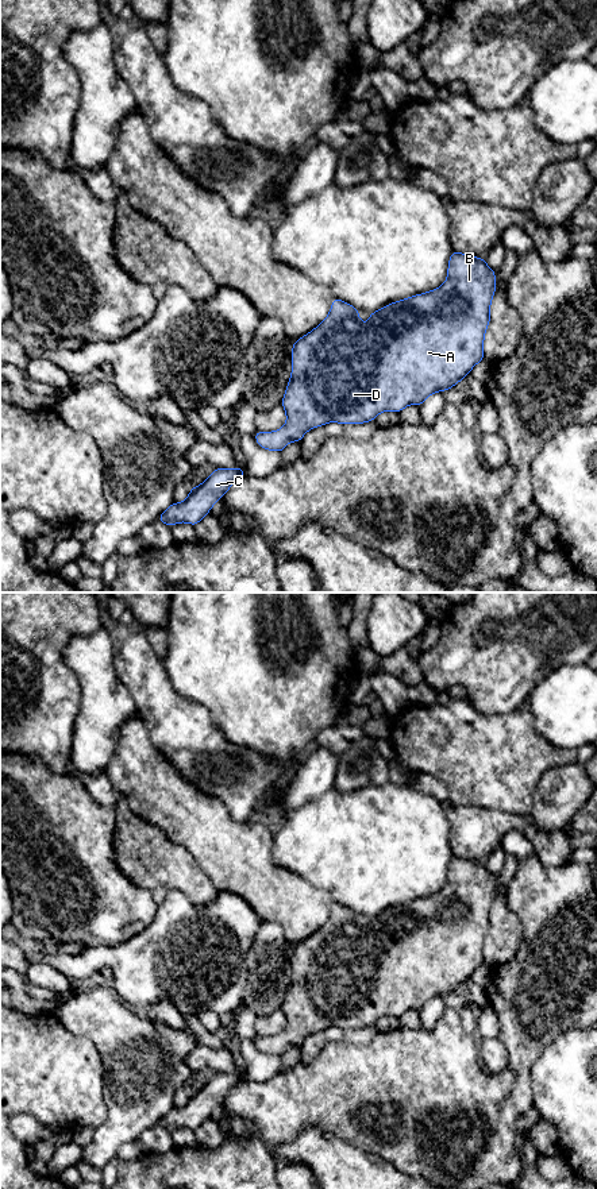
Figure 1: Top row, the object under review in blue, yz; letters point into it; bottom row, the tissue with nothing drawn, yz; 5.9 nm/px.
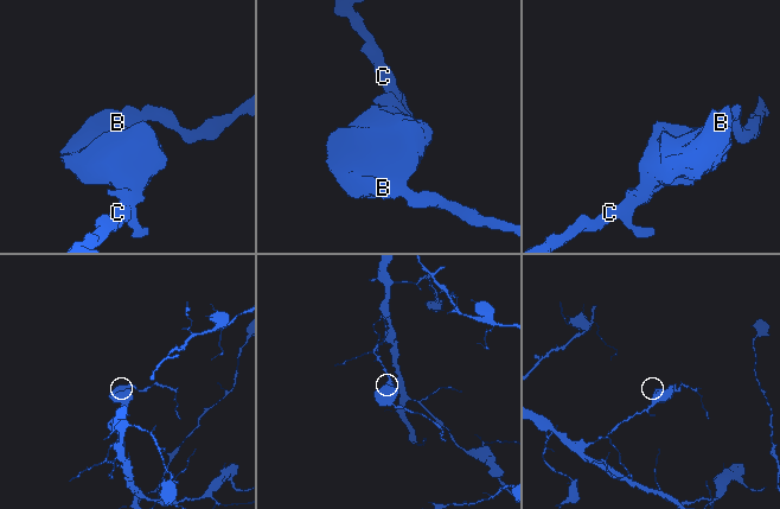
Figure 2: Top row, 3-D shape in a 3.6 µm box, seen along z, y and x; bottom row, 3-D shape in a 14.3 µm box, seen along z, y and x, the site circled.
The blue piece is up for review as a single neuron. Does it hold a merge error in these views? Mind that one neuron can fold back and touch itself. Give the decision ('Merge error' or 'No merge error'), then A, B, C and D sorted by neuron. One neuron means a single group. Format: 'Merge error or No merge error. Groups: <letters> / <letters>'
No merge error. Groups: A B C D

